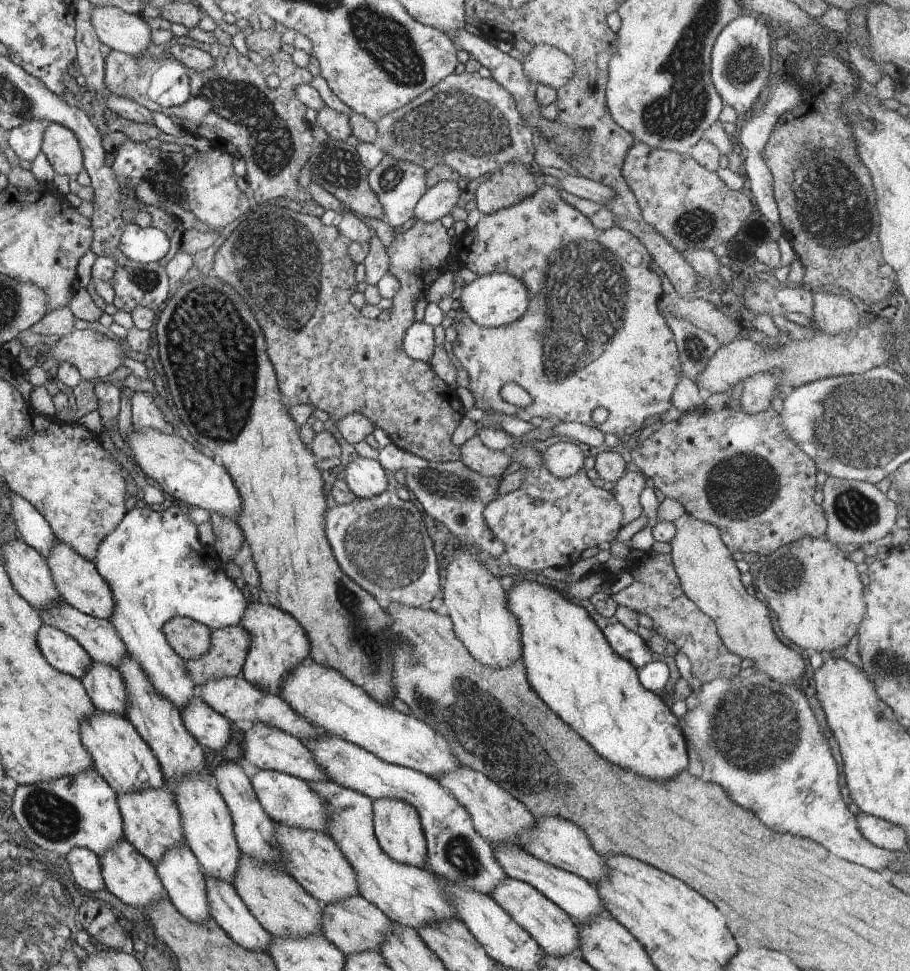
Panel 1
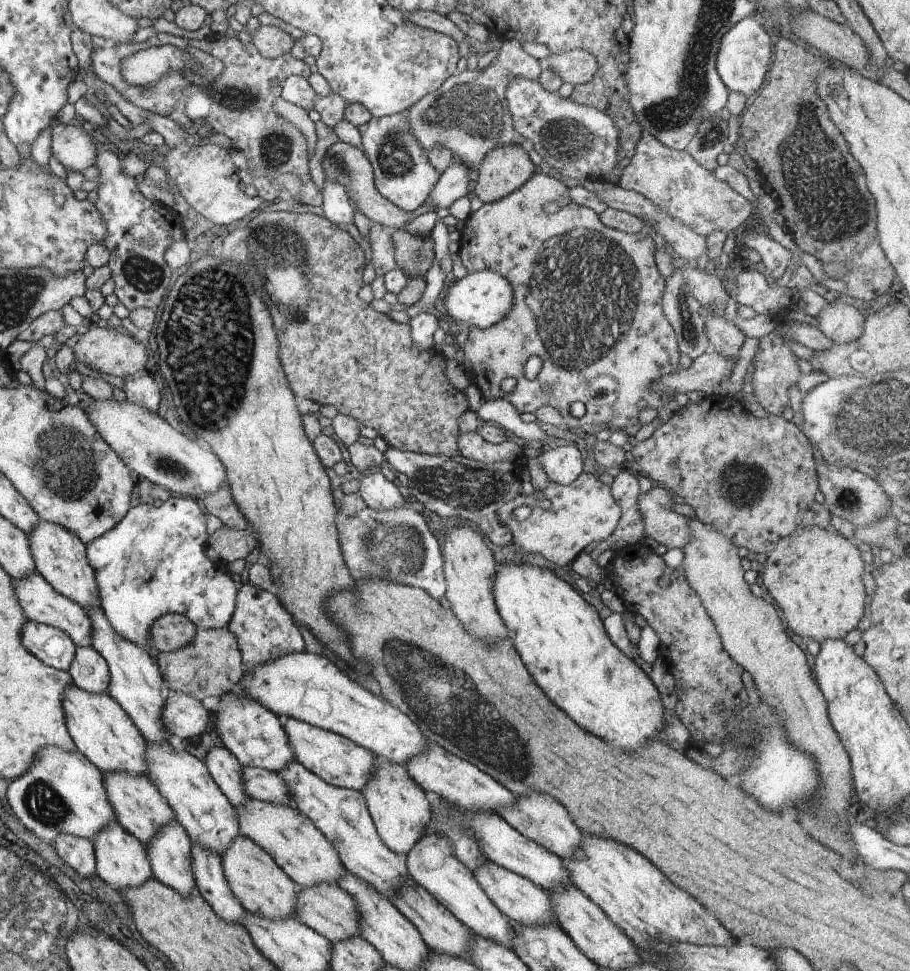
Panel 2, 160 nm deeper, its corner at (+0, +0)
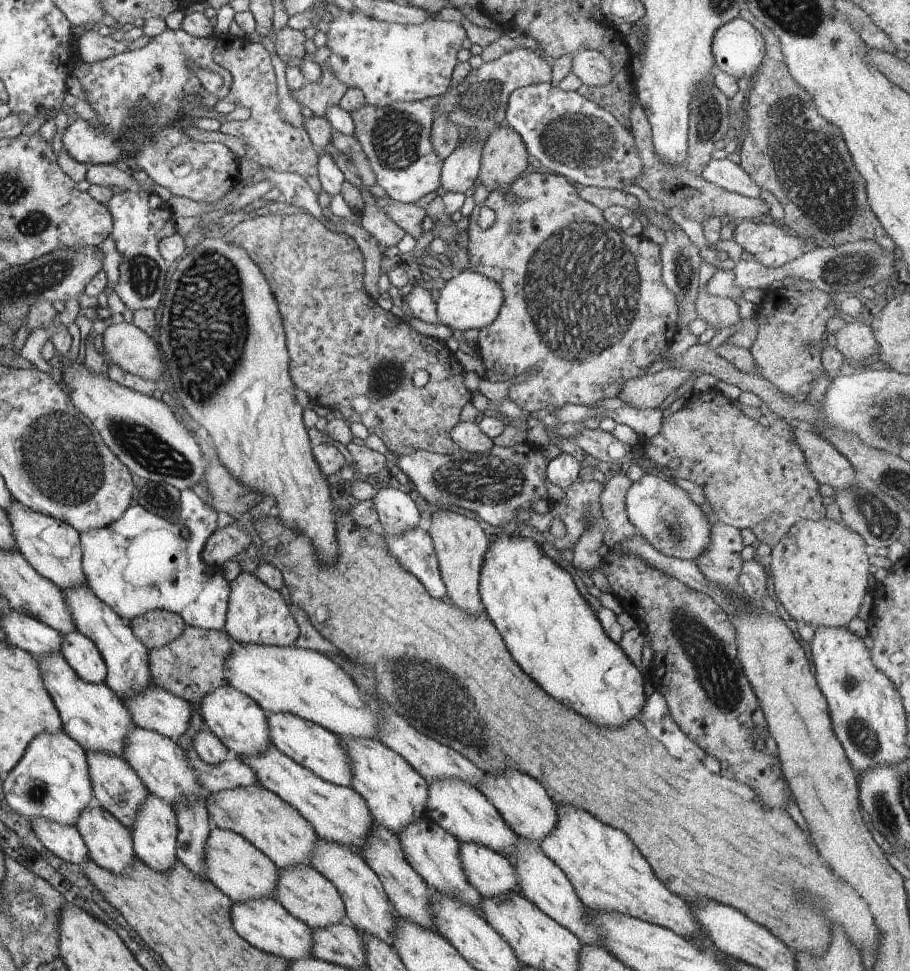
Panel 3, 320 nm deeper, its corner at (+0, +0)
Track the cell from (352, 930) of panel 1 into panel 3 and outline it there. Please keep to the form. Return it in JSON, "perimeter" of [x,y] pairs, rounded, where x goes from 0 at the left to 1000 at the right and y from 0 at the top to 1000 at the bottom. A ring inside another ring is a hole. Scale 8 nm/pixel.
{"perimeter":[[[327,890],[327,892],[315,893],[312,896],[307,896],[307,898],[308,902],[305,902],[301,925],[321,943],[332,947],[341,957],[347,958],[347,956],[360,956],[365,952],[374,952],[376,945],[381,943],[374,919],[349,896],[336,892],[336,890]]]}

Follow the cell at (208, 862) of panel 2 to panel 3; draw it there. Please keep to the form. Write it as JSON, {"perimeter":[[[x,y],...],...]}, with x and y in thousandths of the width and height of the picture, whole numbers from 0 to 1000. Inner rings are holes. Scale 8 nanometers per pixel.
{"perimeter":[[[211,824],[211,826],[198,827],[193,831],[197,842],[197,888],[205,892],[215,902],[220,902],[220,906],[229,906],[226,902],[226,865],[231,861],[234,853],[232,842],[227,838],[227,830],[225,825]]]}

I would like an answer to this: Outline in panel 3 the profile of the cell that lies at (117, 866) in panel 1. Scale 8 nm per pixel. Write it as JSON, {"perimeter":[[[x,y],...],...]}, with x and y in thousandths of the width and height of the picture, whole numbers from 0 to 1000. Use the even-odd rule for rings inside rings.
{"perimeter":[[[101,829],[96,835],[88,839],[87,848],[82,851],[90,859],[91,865],[99,875],[98,885],[110,894],[118,895],[127,900],[136,900],[141,898],[141,894],[148,888],[148,871],[147,863],[144,855],[127,844],[123,837],[107,829]]]}

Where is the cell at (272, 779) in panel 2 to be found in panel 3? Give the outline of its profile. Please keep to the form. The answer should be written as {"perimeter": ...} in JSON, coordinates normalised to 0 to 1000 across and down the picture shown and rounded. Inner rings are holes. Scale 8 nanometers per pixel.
{"perimeter":[[[212,774],[207,775],[209,785],[213,789],[213,795],[218,797],[222,809],[231,817],[257,814],[257,812],[286,812],[286,801],[281,799],[281,793],[276,788],[268,787],[265,782],[248,783],[244,787],[231,789],[220,783]]]}

